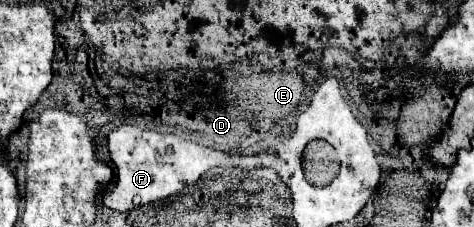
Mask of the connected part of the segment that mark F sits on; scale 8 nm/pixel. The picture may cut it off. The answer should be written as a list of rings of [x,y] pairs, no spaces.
[[[123,124],[109,136],[111,162],[115,164],[115,184],[105,194],[105,206],[113,210],[133,210],[140,206],[176,195],[185,186],[197,184],[199,178],[213,168],[213,148],[179,138],[175,134],[163,134],[155,130],[141,130],[131,124]]]

